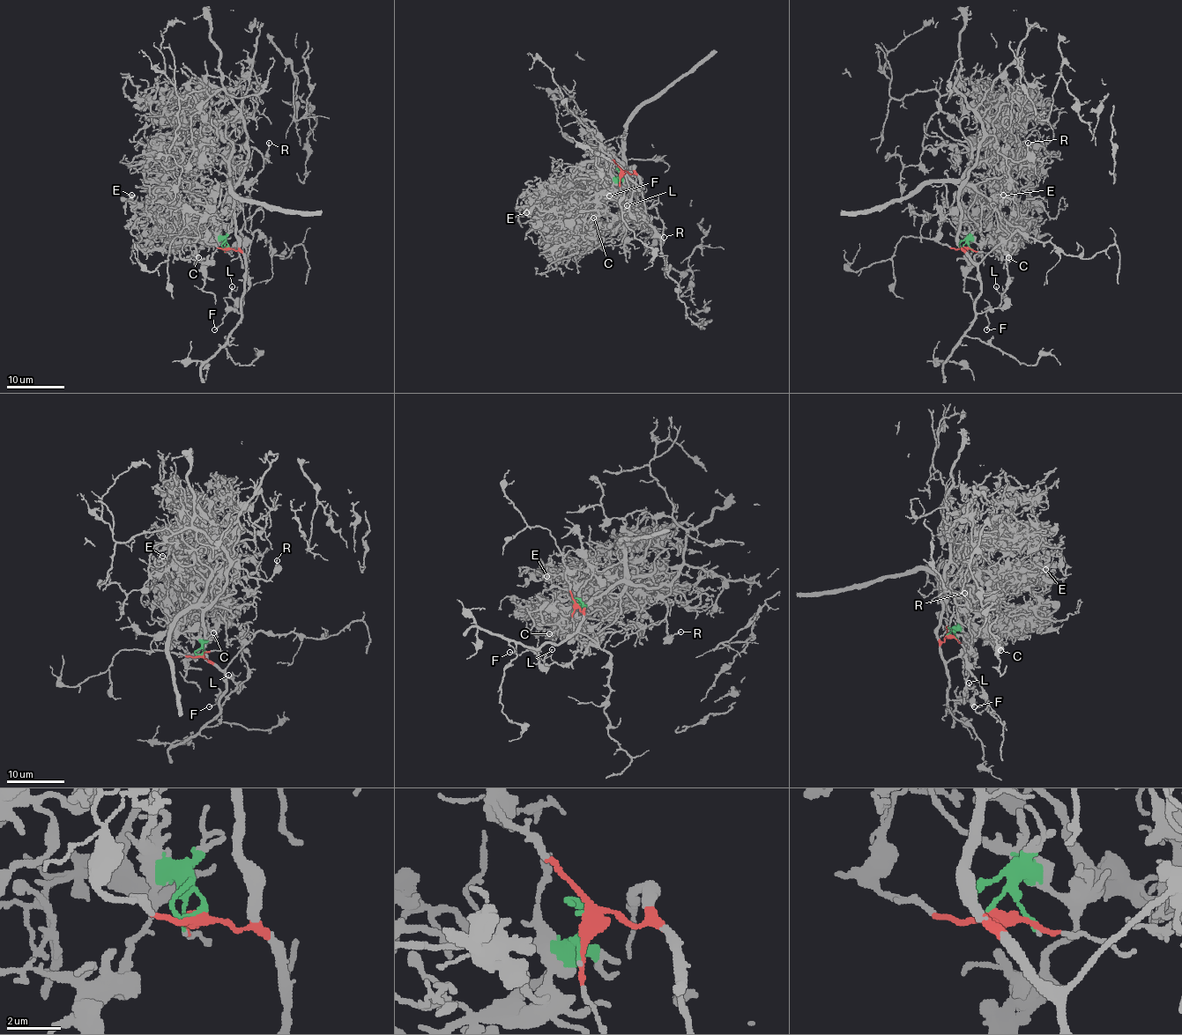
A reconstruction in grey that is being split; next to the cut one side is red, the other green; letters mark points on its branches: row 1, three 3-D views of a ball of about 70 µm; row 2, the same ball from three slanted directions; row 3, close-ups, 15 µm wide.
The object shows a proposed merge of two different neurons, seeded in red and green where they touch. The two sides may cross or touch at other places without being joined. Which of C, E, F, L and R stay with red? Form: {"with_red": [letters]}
{"with_red": ["F", "L", "R"]}

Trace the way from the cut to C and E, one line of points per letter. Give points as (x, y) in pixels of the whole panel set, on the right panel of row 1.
C: (962, 247), (971, 239), (983, 243), (990, 239), (999, 247), (1007, 247), (1007, 258)
E: (962, 247), (971, 239), (982, 243), (994, 239), (971, 203), (980, 198), (989, 206), (1003, 194)

